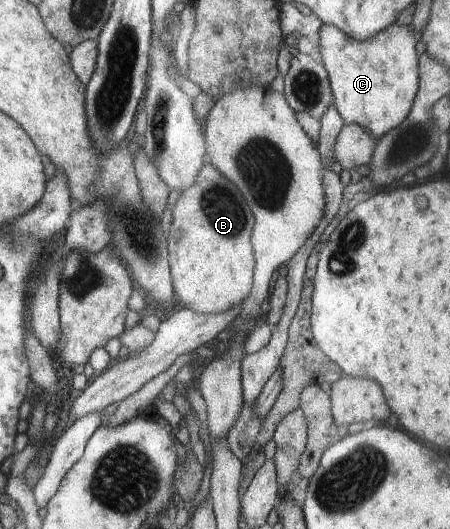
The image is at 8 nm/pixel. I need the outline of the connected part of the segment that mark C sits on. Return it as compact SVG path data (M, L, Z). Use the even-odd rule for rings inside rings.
M392 23L360 42L334 25L321 24L314 50L326 69L333 105L345 124L358 124L377 140L406 118L419 87L415 45L420 35L410 24Z

